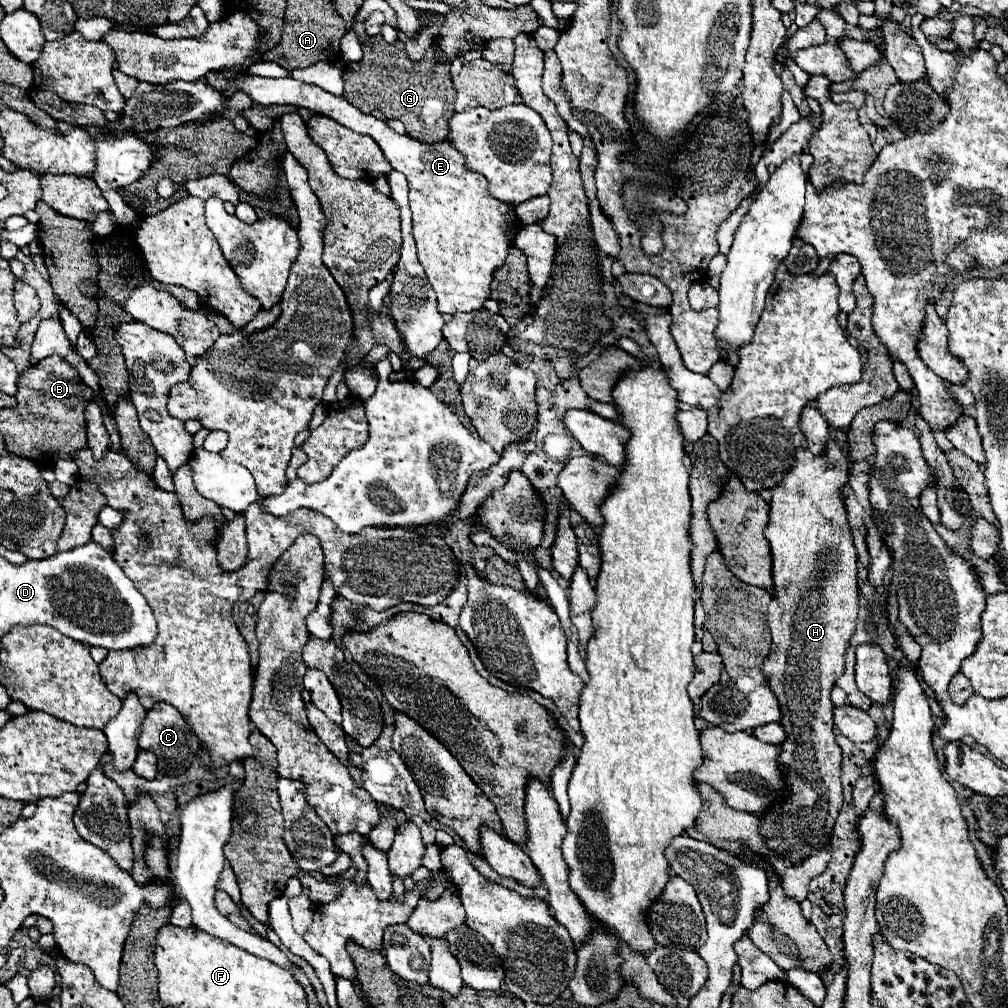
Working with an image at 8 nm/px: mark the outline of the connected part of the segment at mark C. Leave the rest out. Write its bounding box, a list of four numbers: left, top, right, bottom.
[139,702,201,776]

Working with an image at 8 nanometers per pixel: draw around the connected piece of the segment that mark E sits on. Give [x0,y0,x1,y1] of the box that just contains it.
[205,72,521,316]

